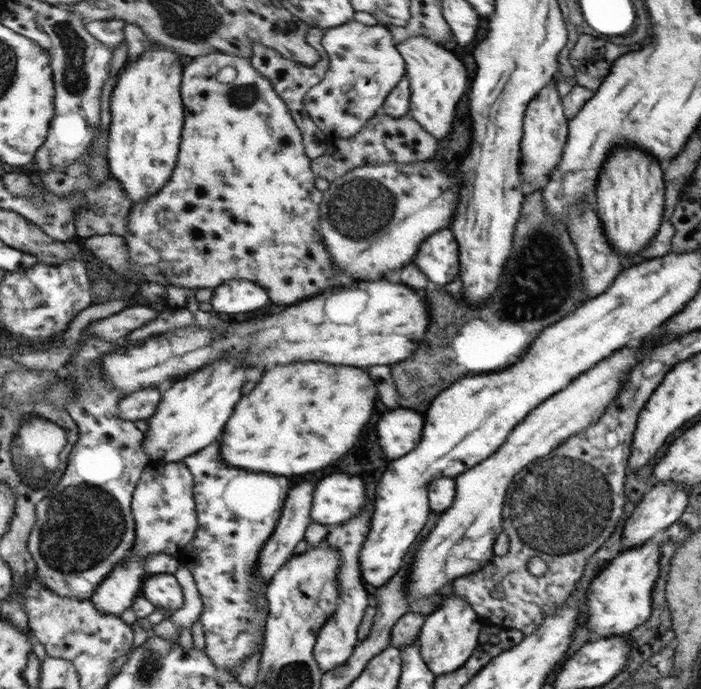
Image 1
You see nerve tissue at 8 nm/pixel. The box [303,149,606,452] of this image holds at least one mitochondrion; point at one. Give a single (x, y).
(358, 210)

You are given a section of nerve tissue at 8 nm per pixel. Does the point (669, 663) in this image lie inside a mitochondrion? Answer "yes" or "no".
no

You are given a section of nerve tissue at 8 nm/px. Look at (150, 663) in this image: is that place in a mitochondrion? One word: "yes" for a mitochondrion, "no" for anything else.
yes

